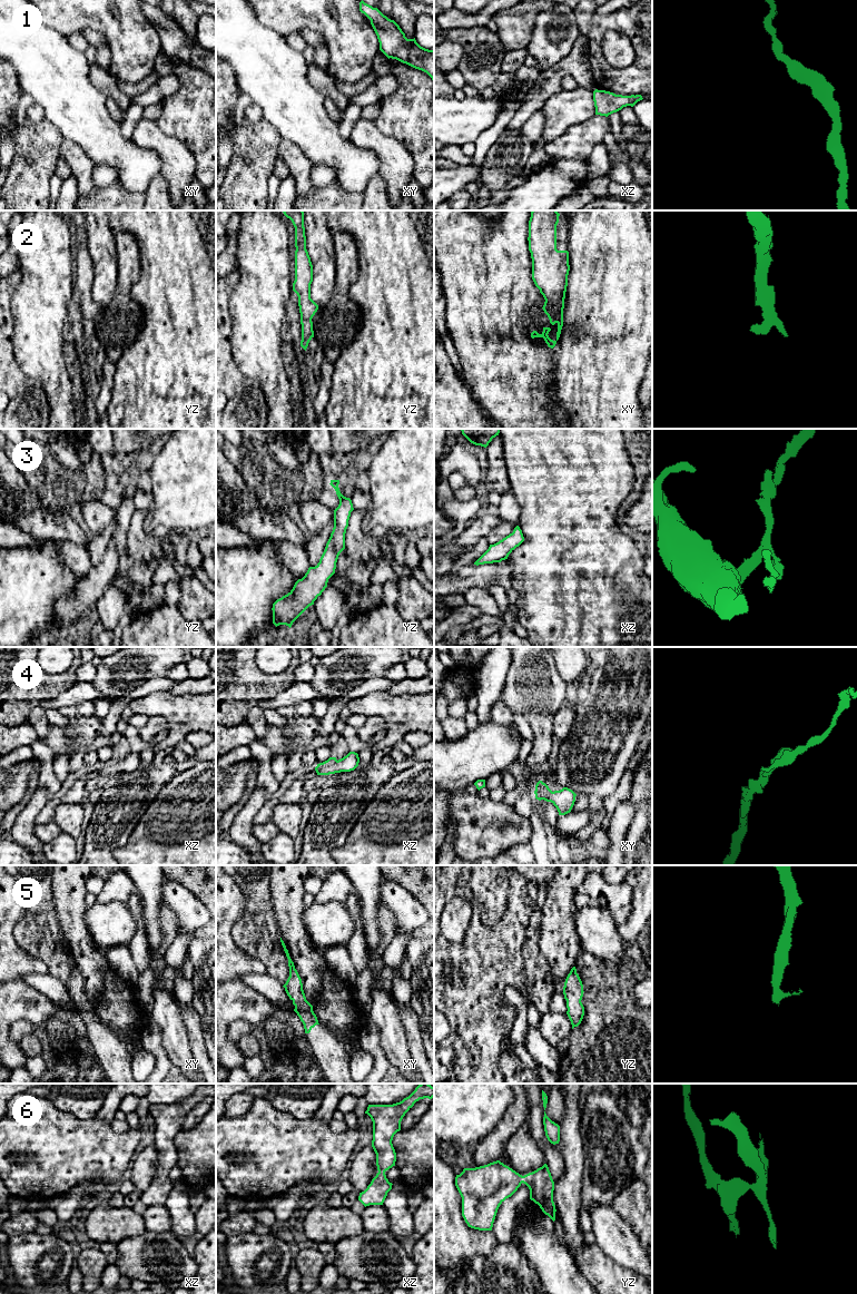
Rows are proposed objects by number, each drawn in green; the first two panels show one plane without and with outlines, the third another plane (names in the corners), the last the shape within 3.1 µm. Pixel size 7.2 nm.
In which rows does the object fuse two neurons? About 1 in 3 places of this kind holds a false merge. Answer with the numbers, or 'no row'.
no row

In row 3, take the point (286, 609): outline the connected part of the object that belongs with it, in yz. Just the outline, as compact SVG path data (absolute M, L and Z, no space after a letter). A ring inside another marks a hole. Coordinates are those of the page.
M339 480L329 483L339 499L334 510L334 528L326 543L325 550L315 567L309 567L293 589L273 604L273 624L277 627L293 623L317 599L327 587L328 579L335 574L339 553L345 549L345 533L351 512L354 510L352 500L344 497L338 488Z

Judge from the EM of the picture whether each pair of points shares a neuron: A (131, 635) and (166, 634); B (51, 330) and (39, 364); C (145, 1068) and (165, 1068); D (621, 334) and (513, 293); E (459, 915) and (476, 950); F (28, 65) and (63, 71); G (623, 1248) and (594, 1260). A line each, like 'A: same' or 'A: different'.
A: same
B: same
C: different
D: different
E: different
F: same
G: different

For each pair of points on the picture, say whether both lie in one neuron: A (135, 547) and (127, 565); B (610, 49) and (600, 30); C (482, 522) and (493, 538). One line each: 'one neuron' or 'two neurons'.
A: two neurons
B: two neurons
C: two neurons

